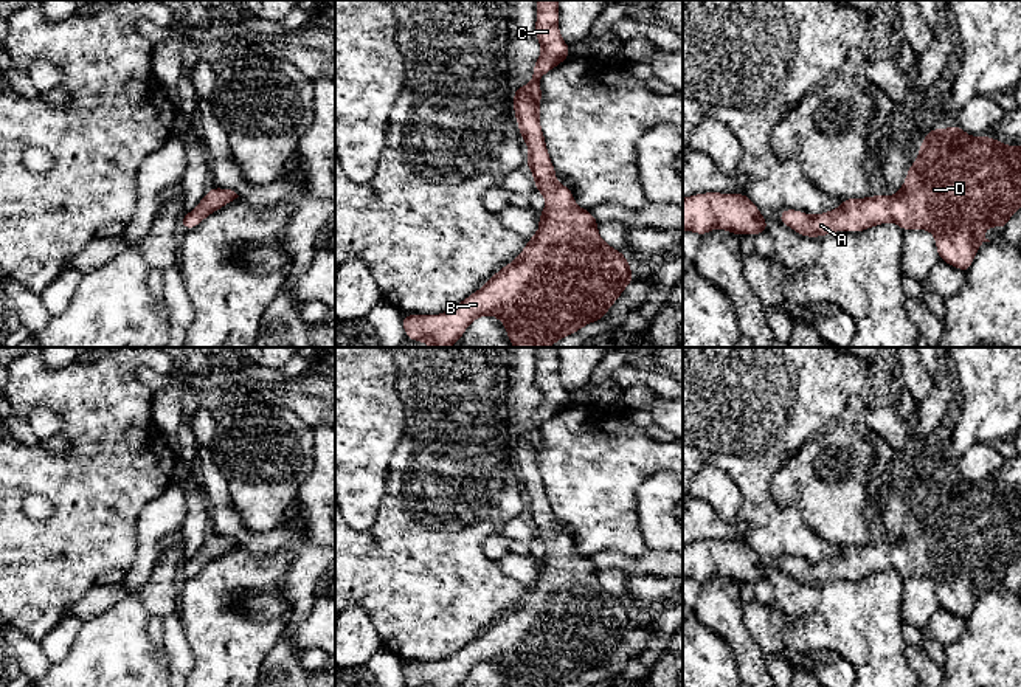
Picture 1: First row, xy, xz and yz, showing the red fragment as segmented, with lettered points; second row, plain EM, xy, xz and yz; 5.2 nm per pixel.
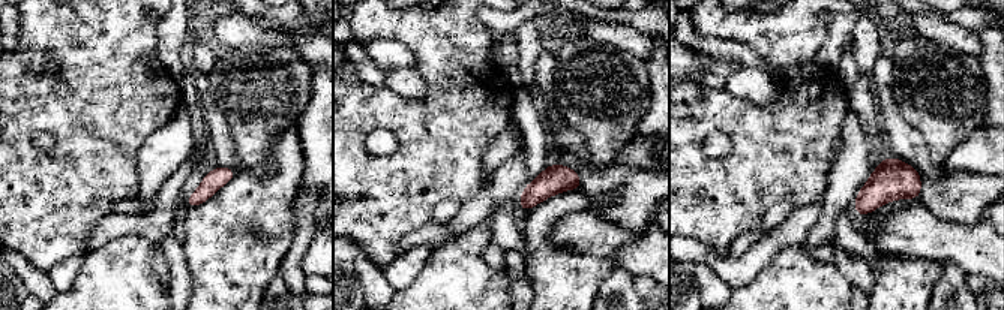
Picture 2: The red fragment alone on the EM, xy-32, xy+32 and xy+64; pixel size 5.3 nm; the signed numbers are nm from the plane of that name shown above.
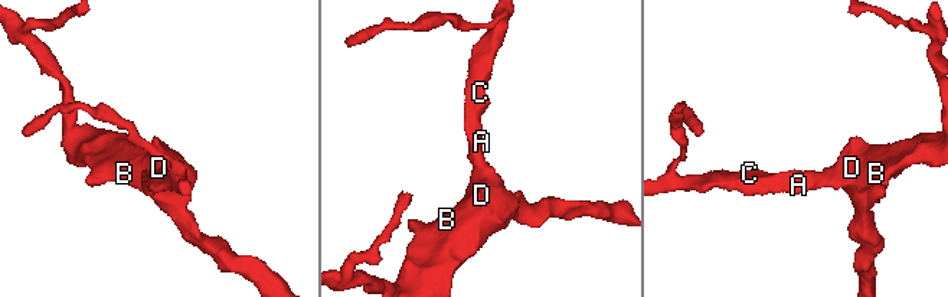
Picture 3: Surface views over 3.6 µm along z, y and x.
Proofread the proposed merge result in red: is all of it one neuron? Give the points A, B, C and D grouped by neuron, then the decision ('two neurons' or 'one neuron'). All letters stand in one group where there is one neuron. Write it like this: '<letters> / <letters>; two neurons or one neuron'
A B C D; one neuron

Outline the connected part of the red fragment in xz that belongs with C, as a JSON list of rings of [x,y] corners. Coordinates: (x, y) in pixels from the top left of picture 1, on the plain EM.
[[[537,347],[535,358],[535,385],[542,392],[542,400],[534,411],[532,428],[524,434],[515,433],[514,462],[518,470],[521,487],[524,487],[529,495],[526,513],[534,523],[535,538],[546,547],[546,555],[538,560],[538,578],[526,589],[526,594],[514,609],[506,611],[479,637],[448,659],[441,662],[400,662],[408,687],[459,687],[466,676],[483,662],[497,664],[507,678],[507,687],[562,687],[590,670],[600,668],[636,623],[630,617],[625,602],[602,588],[597,580],[599,569],[594,566],[593,560],[579,555],[571,537],[555,527],[557,520],[551,510],[540,475],[542,434],[538,428],[545,420],[566,408],[571,403],[571,399],[559,380],[559,347]]]

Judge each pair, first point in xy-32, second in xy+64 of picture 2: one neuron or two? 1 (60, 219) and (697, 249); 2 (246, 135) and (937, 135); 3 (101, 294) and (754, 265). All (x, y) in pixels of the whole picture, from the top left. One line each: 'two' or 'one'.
1: two
2: one
3: two

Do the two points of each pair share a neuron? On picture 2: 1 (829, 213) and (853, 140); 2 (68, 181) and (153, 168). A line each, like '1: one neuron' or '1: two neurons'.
1: one neuron
2: two neurons

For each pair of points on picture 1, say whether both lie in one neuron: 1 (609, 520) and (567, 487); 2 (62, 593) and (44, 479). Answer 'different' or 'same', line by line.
1: same
2: same

